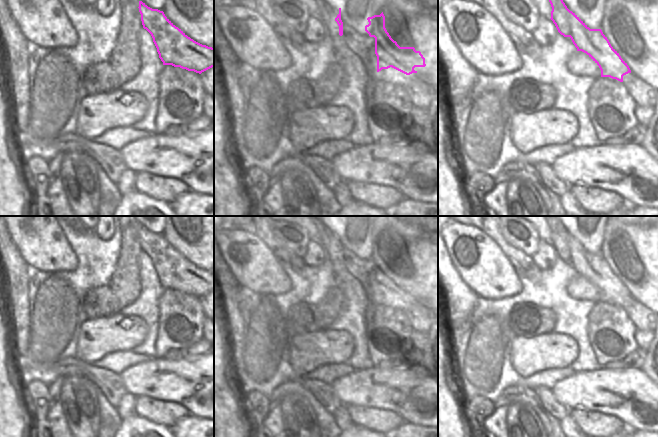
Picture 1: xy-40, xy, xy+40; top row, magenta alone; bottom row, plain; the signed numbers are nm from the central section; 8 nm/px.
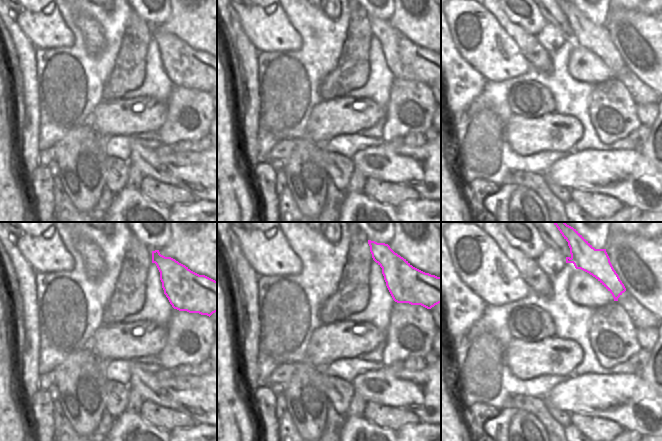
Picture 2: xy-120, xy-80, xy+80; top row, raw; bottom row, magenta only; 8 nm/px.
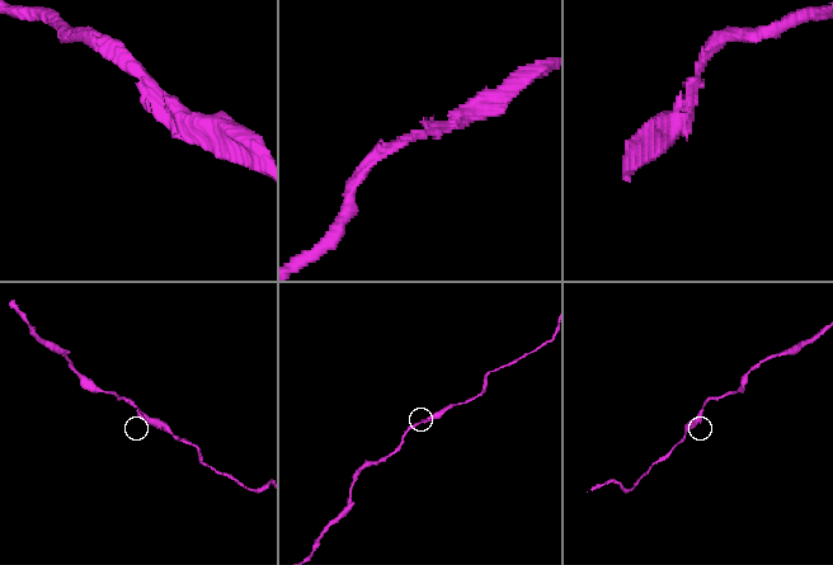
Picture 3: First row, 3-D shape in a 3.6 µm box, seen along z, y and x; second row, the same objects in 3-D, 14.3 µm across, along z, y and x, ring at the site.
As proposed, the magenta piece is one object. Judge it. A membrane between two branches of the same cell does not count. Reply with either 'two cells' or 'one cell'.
one cell

